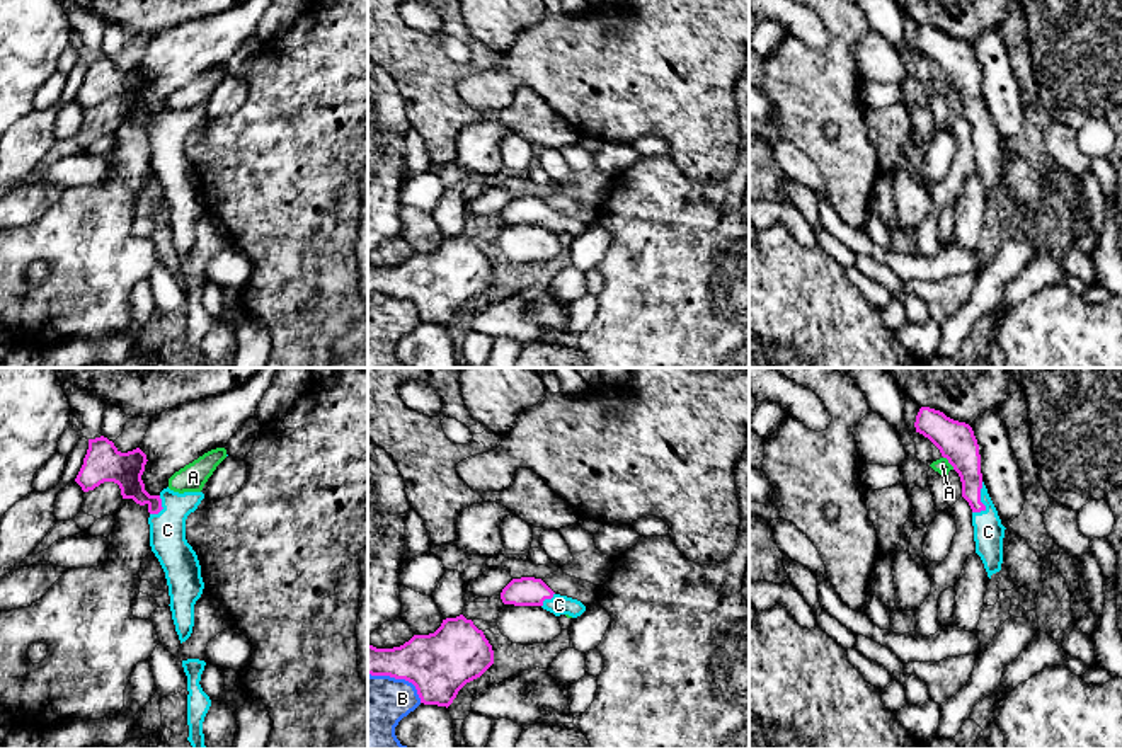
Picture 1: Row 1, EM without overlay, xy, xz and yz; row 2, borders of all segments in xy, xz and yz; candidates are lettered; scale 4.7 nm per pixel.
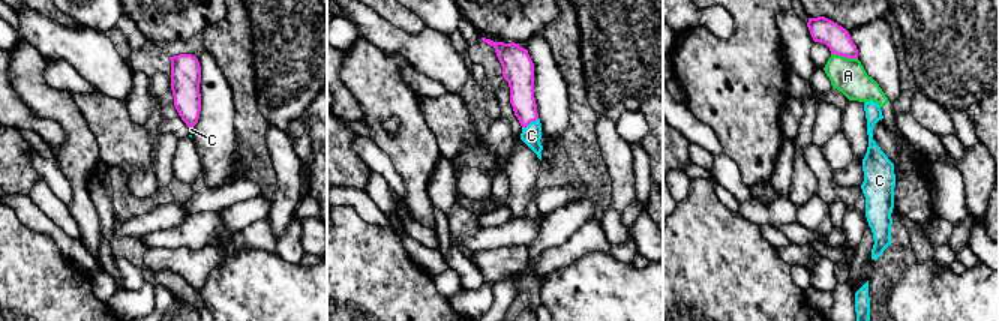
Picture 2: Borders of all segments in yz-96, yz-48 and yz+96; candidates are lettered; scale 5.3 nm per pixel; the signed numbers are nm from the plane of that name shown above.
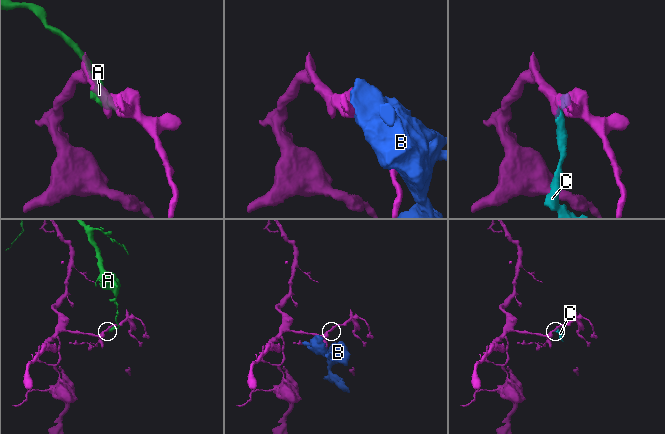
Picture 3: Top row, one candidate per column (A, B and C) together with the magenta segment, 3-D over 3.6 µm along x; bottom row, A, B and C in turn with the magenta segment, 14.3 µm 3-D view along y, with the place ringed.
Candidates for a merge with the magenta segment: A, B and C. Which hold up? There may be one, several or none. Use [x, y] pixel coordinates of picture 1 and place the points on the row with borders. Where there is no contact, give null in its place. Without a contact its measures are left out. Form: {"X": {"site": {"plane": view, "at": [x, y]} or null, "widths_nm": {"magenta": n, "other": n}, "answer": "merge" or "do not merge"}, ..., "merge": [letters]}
{"A": {"site": {"plane": "yz", "at": [949, 462]}, "widths_nm": {"magenta": 180, "other": 70}, "answer": "do not merge"}, "B": {"site": {"plane": "xz", "at": [399, 678]}, "widths_nm": {"magenta": 300, "other": 320}, "answer": "do not merge"}, "C": {"site": {"plane": "yz", "at": [979, 501]}, "widths_nm": {"magenta": 160, "other": 140}, "answer": "merge"}, "merge": ["C"]}

